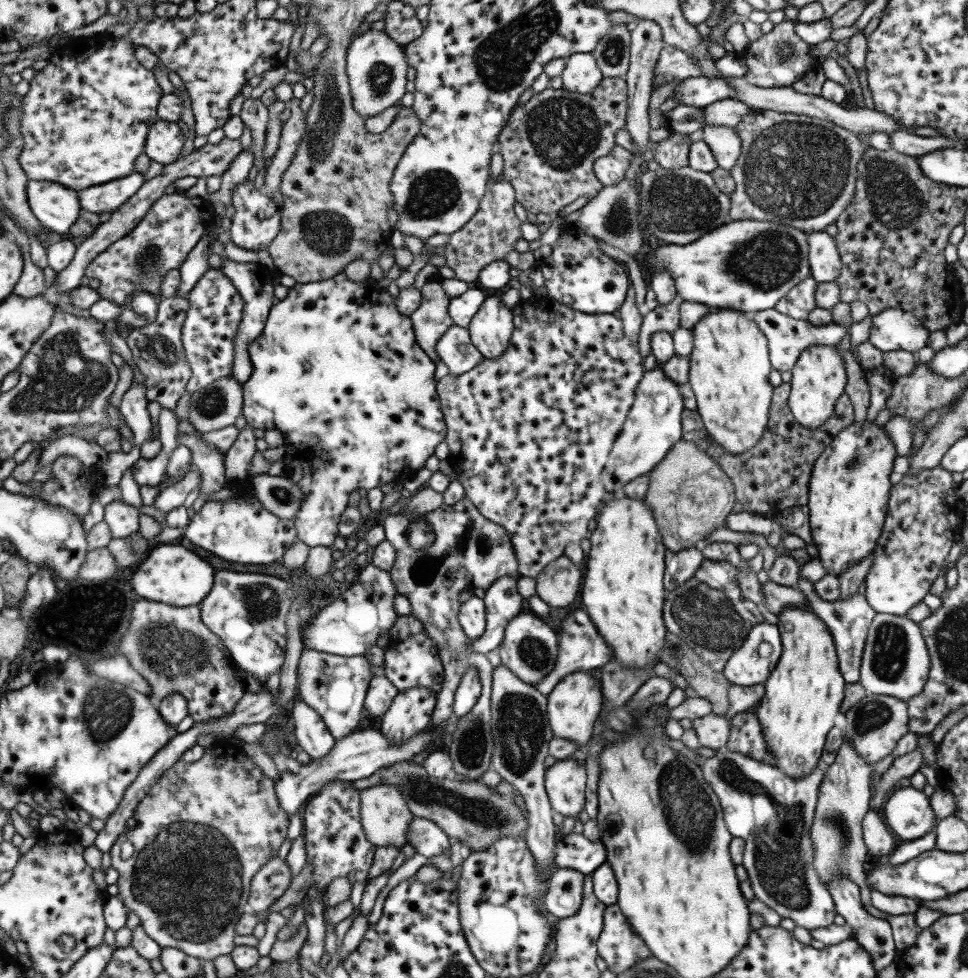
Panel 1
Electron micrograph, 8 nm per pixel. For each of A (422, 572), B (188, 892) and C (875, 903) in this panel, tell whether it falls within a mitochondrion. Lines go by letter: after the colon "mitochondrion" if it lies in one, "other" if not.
A: mitochondrion
B: mitochondrion
C: other

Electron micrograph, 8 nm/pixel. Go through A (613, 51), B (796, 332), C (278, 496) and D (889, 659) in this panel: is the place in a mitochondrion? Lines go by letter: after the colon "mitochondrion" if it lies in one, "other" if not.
A: mitochondrion
B: other
C: mitochondrion
D: mitochondrion

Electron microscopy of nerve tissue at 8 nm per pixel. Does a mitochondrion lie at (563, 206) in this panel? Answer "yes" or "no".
no

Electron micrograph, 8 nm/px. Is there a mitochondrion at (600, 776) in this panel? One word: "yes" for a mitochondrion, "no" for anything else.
no

